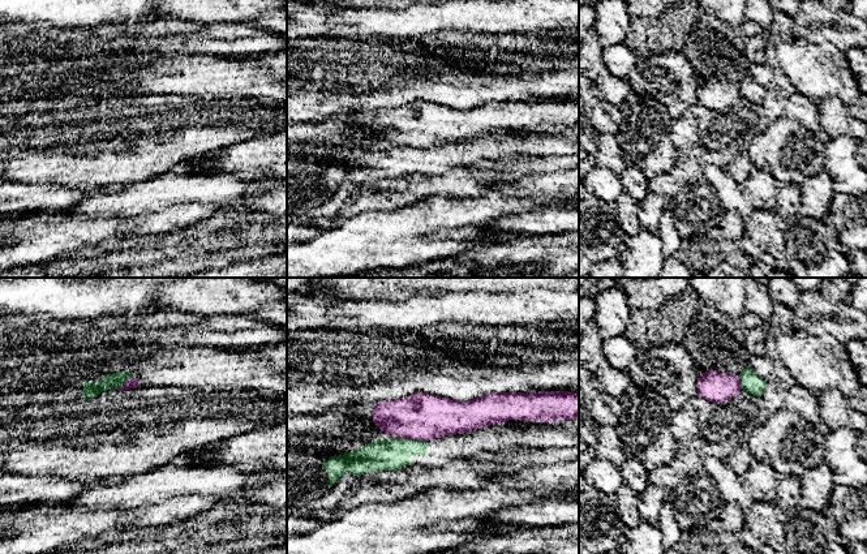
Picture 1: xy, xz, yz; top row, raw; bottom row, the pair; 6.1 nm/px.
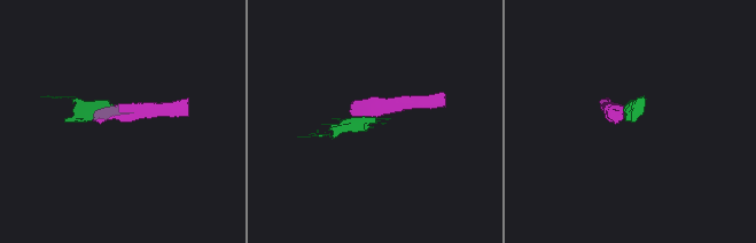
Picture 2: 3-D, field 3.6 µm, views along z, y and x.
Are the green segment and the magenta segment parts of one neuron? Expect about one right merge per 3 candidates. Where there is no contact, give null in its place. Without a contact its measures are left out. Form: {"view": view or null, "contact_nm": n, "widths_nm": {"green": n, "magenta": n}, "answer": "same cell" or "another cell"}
{"view": "xz", "contact_nm": 190, "widths_nm": {"green": 190, "magenta": 300}, "answer": "another cell"}

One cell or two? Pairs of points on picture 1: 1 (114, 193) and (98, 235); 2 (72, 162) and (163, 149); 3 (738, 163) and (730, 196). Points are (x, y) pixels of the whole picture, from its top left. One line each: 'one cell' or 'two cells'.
1: two cells
2: one cell
3: two cells

